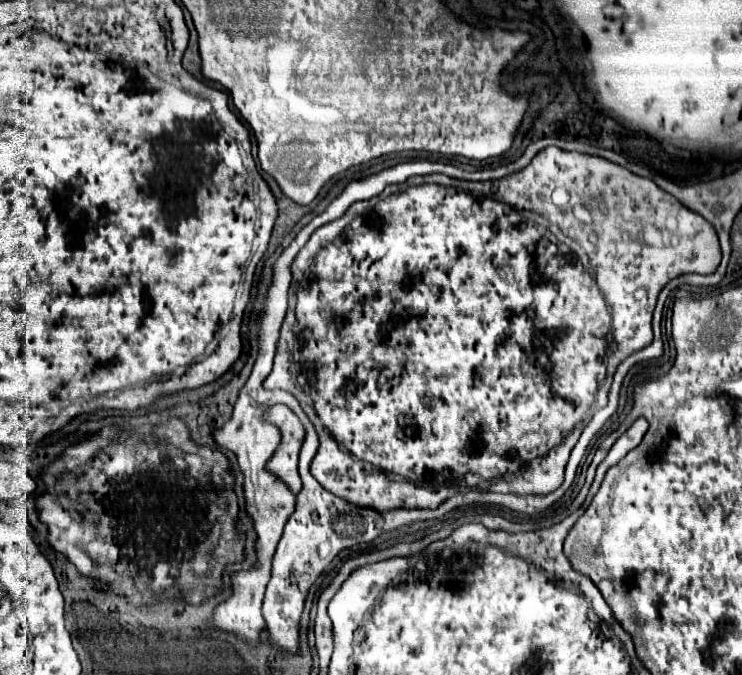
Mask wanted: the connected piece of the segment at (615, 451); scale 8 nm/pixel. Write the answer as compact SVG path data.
M639 418L639 420L613 444L609 456L607 456L607 458L599 464L599 468L597 468L595 482L593 482L593 488L591 488L591 490L597 490L597 488L599 488L605 472L607 472L611 466L615 466L621 458L627 456L627 452L631 452L635 446L639 446L639 442L643 440L643 436L645 436L645 432L647 432L647 426L649 426L647 420L645 420L645 418Z

